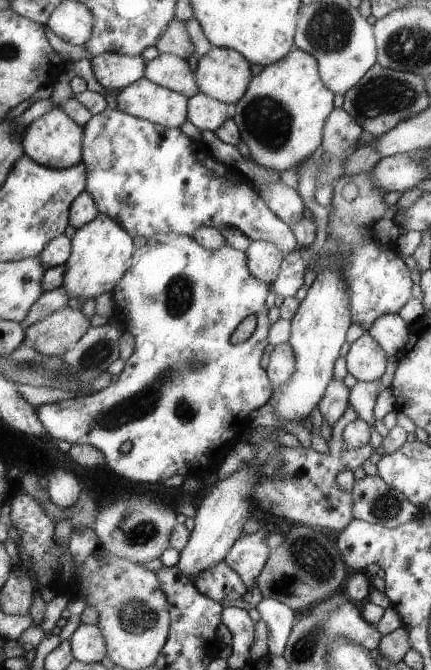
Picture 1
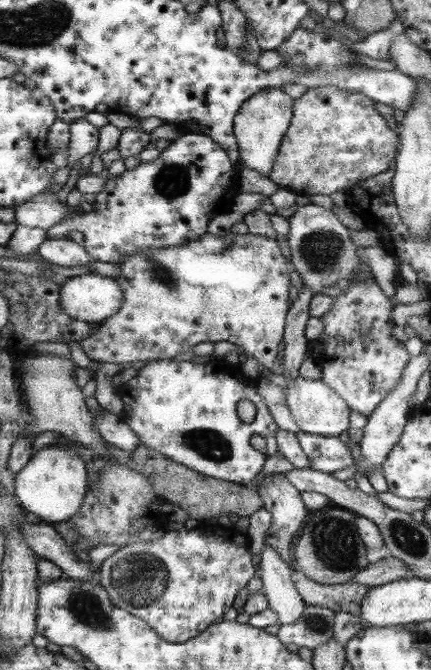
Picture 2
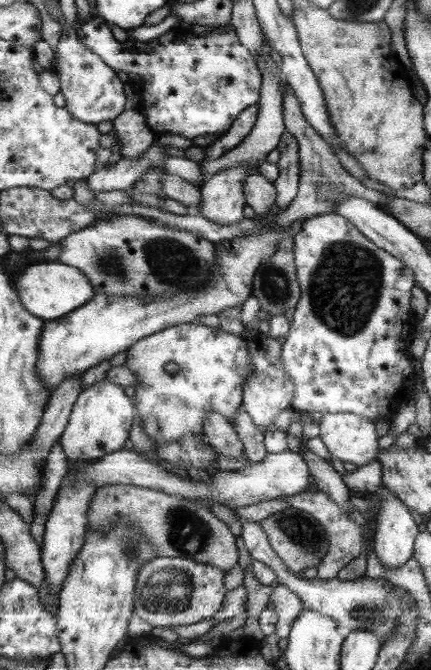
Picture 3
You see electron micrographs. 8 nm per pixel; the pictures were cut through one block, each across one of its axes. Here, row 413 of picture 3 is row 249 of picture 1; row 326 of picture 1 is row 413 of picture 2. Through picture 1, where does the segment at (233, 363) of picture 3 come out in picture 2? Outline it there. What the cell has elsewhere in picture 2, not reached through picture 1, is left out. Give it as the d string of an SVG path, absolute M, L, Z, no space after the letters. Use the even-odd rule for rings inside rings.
M210 358L203 364L191 361L170 361L170 359L151 361L139 368L138 373L118 388L124 409L120 413L123 422L138 436L137 441L154 449L172 461L186 465L203 476L224 480L239 485L248 485L269 456L277 452L275 448L276 424L257 395L257 385L253 378L245 376L235 366L227 364L222 358ZM239 400L248 400L255 405L256 413L252 422L243 423L235 413ZM251 436L259 436L265 442L266 452L258 452L251 447Z

